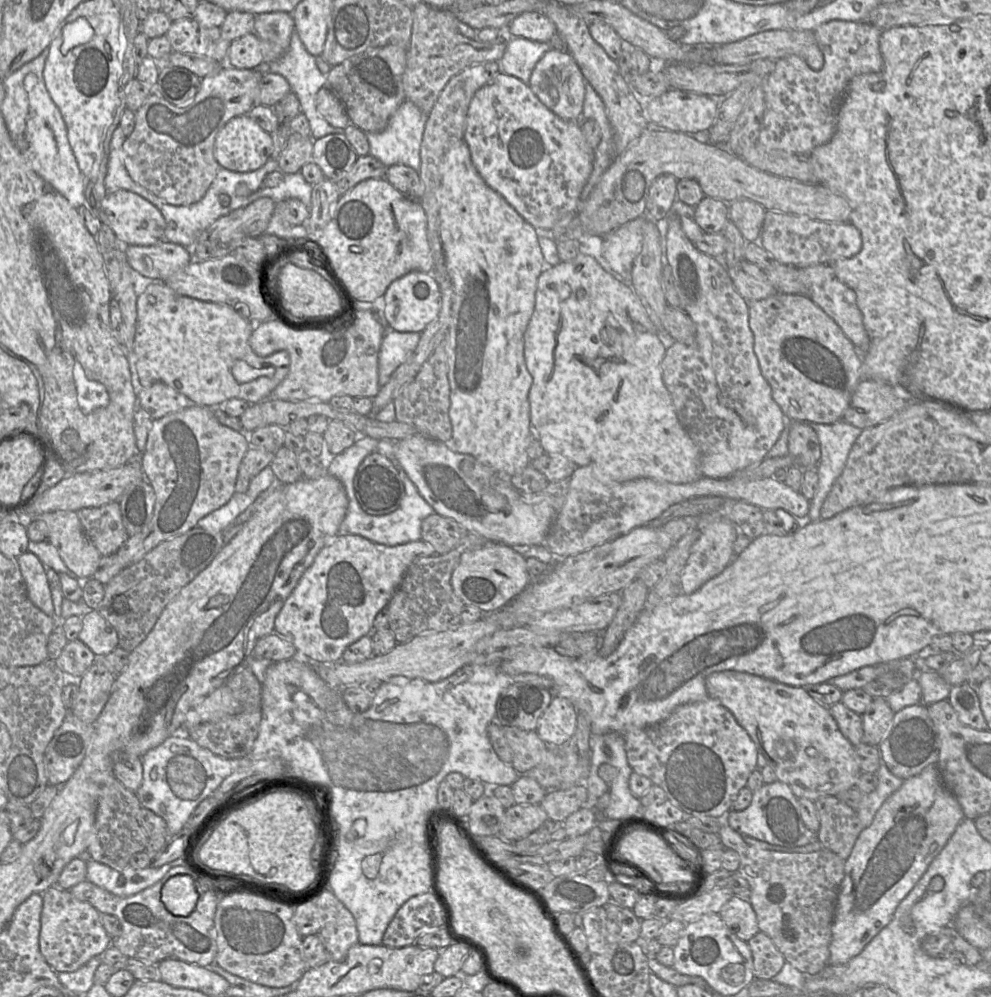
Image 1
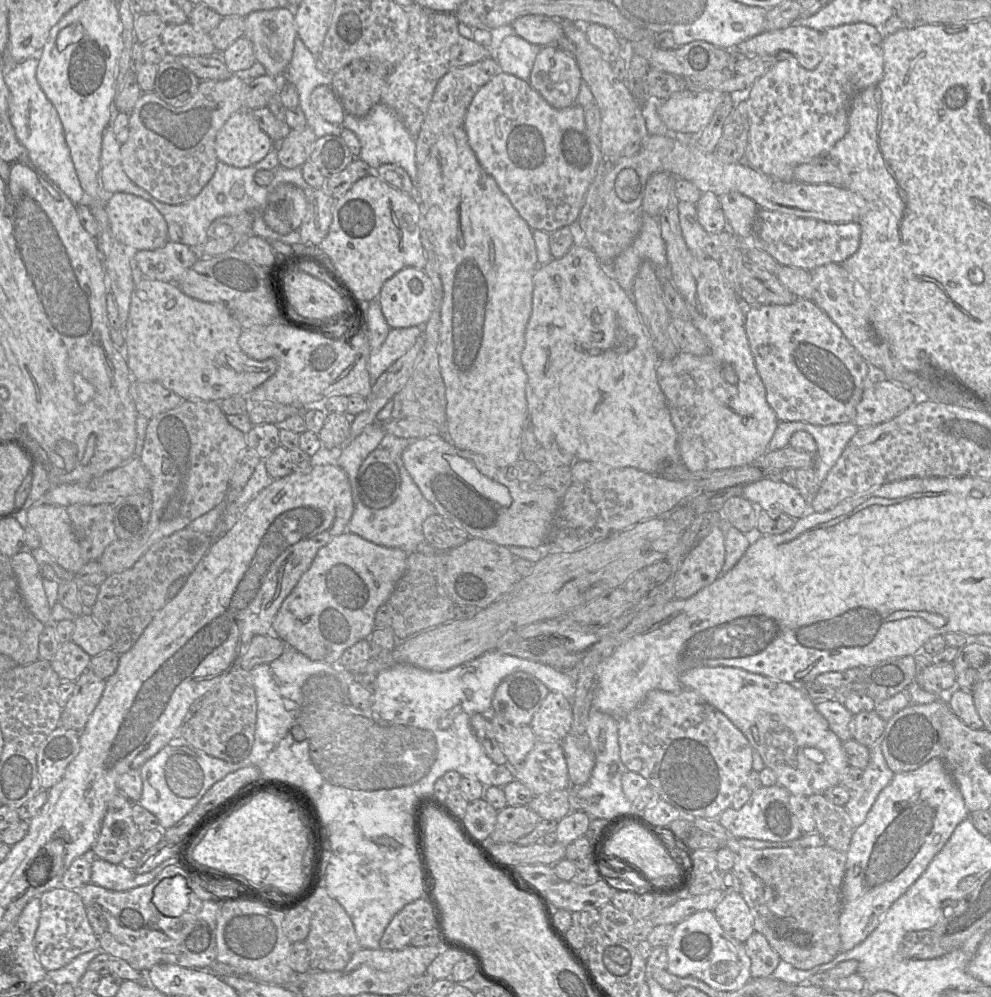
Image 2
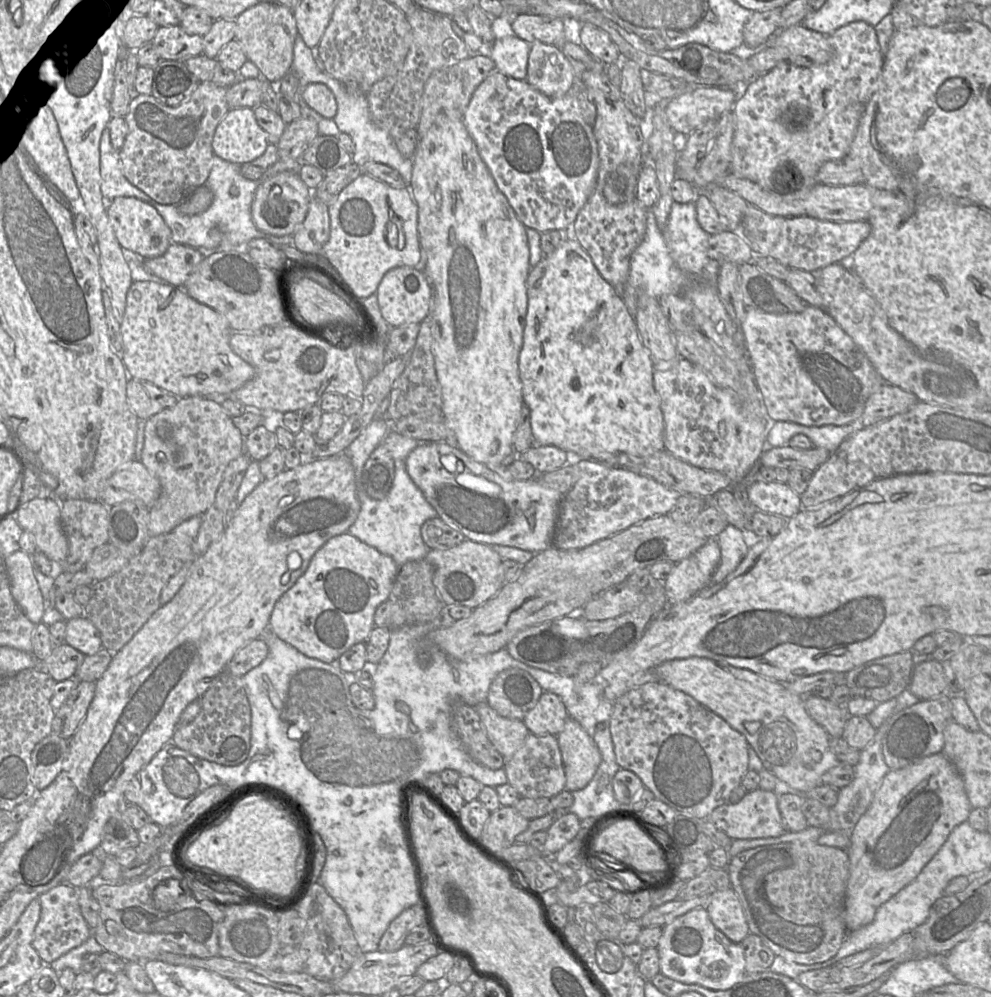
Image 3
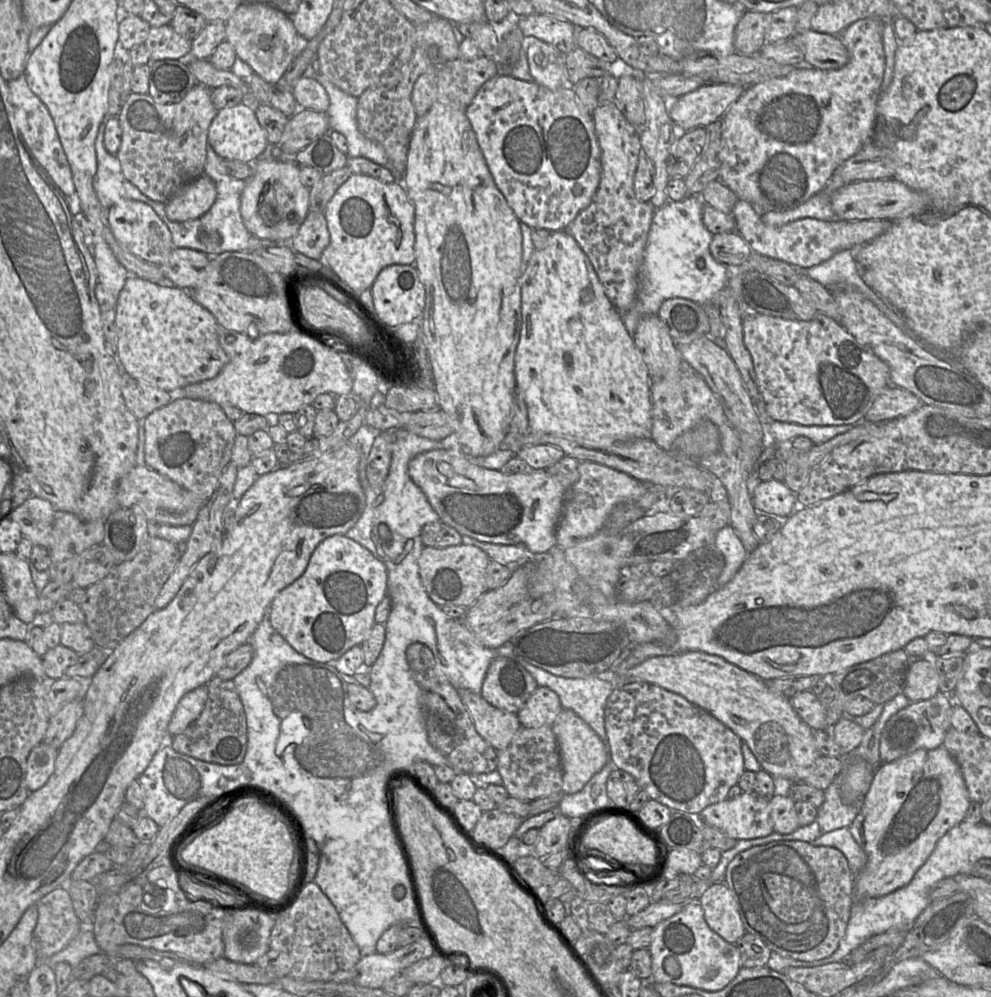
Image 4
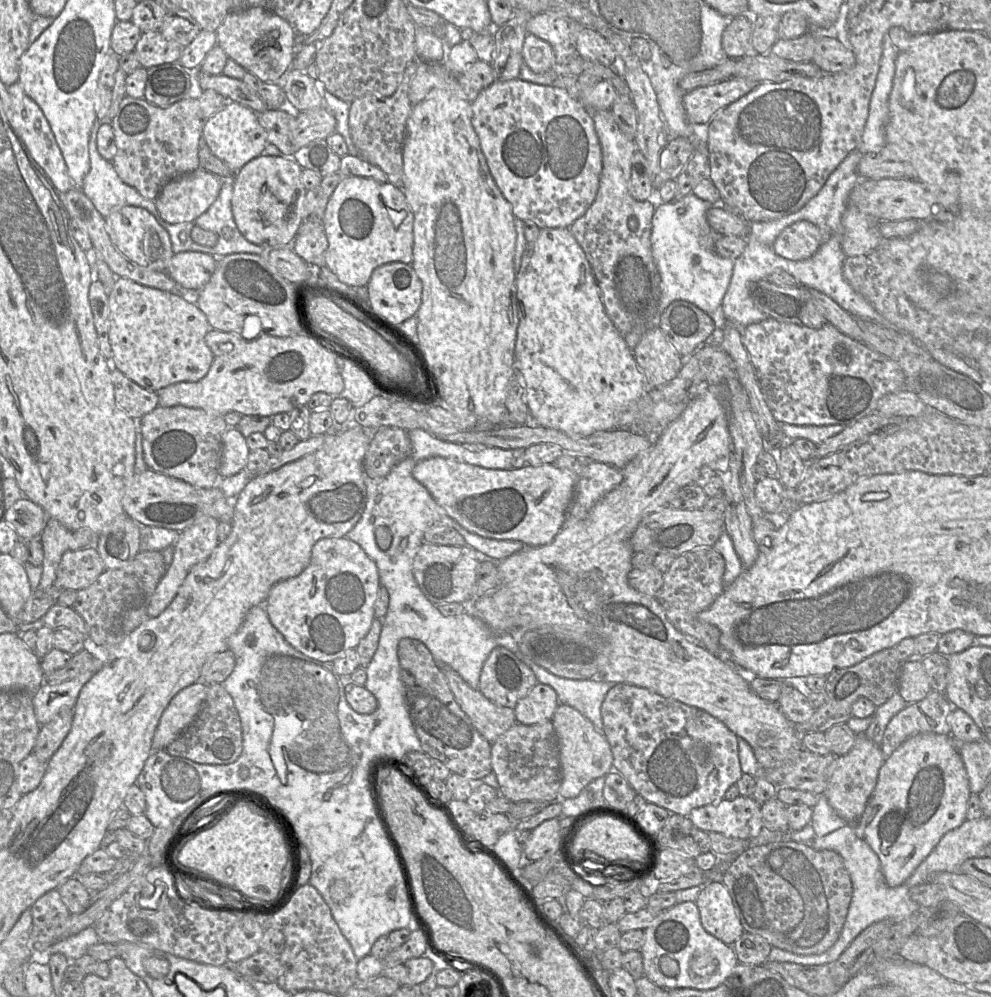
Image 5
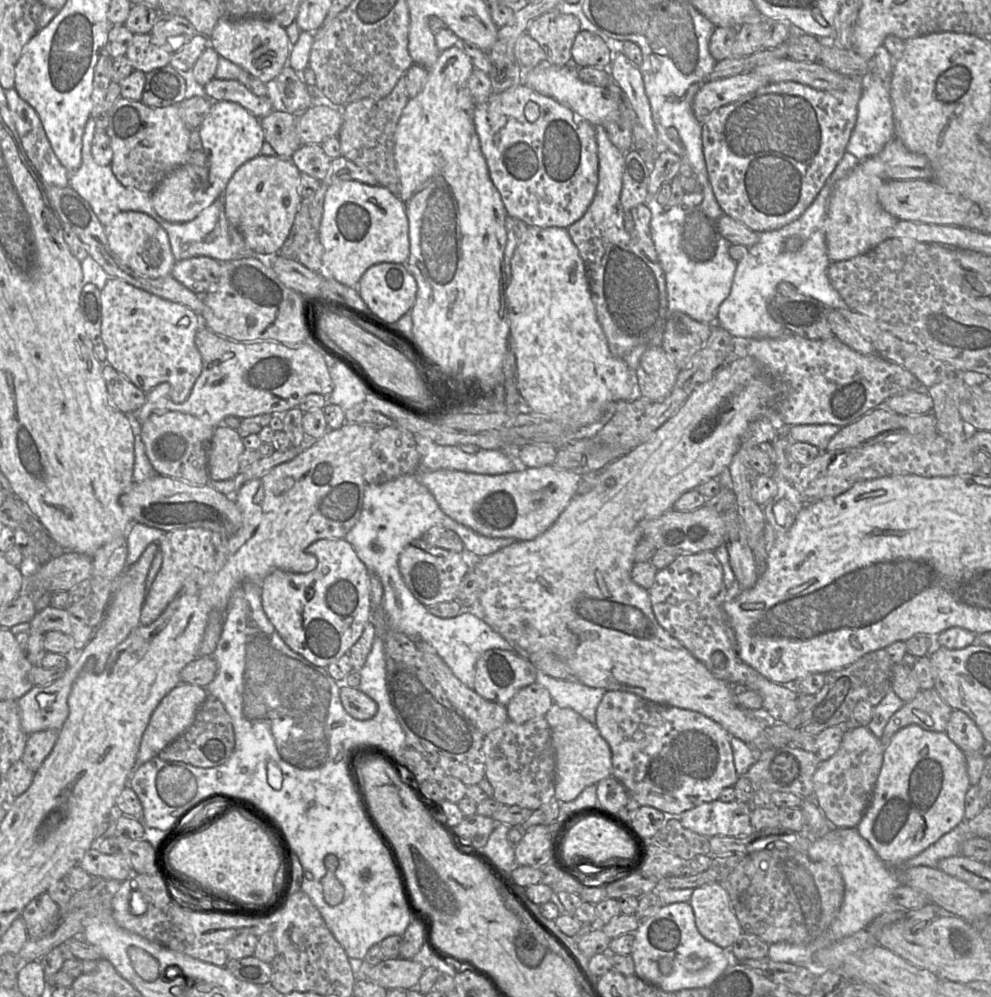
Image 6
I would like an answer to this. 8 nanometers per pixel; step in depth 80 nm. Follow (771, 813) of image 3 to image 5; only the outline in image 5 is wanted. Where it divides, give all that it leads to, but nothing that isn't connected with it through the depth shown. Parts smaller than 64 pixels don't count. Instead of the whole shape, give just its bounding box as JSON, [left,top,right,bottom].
[688,795,763,838]

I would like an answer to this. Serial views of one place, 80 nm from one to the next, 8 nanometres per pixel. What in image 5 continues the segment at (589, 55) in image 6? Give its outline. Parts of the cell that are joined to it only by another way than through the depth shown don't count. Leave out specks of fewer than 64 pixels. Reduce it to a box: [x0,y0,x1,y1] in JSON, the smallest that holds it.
[576,28,616,66]

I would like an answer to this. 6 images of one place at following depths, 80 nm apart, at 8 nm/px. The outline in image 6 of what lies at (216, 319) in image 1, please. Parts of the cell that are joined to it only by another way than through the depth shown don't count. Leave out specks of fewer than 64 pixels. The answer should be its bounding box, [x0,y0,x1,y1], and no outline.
[101,278,202,403]

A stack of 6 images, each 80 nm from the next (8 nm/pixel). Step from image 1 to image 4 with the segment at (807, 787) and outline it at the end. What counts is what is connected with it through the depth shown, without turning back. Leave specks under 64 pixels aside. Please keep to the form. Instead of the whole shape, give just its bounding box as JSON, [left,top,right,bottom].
[616,651,821,783]

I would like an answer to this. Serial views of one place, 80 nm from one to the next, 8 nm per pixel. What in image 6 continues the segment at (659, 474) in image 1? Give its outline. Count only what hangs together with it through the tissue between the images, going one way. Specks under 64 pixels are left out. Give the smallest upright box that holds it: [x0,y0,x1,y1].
[506,226,638,428]

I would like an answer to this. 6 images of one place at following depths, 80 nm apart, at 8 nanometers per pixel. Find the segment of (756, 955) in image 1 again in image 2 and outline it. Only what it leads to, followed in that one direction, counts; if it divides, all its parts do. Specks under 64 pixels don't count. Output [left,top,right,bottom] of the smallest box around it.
[744,931,781,978]

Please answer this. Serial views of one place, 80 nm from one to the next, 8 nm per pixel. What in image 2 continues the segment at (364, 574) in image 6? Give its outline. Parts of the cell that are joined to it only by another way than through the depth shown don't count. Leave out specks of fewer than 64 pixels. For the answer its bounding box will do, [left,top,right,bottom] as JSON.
[272,531,408,663]

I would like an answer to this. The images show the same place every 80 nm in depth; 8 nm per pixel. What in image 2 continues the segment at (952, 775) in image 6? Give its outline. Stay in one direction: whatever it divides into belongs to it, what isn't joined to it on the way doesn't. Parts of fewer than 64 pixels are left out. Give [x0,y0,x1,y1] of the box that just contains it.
[839,757,969,952]

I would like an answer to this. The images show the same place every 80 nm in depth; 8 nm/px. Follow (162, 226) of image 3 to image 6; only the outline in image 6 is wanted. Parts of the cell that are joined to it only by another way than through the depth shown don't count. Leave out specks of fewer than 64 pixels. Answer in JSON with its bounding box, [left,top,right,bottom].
[105,211,176,278]

